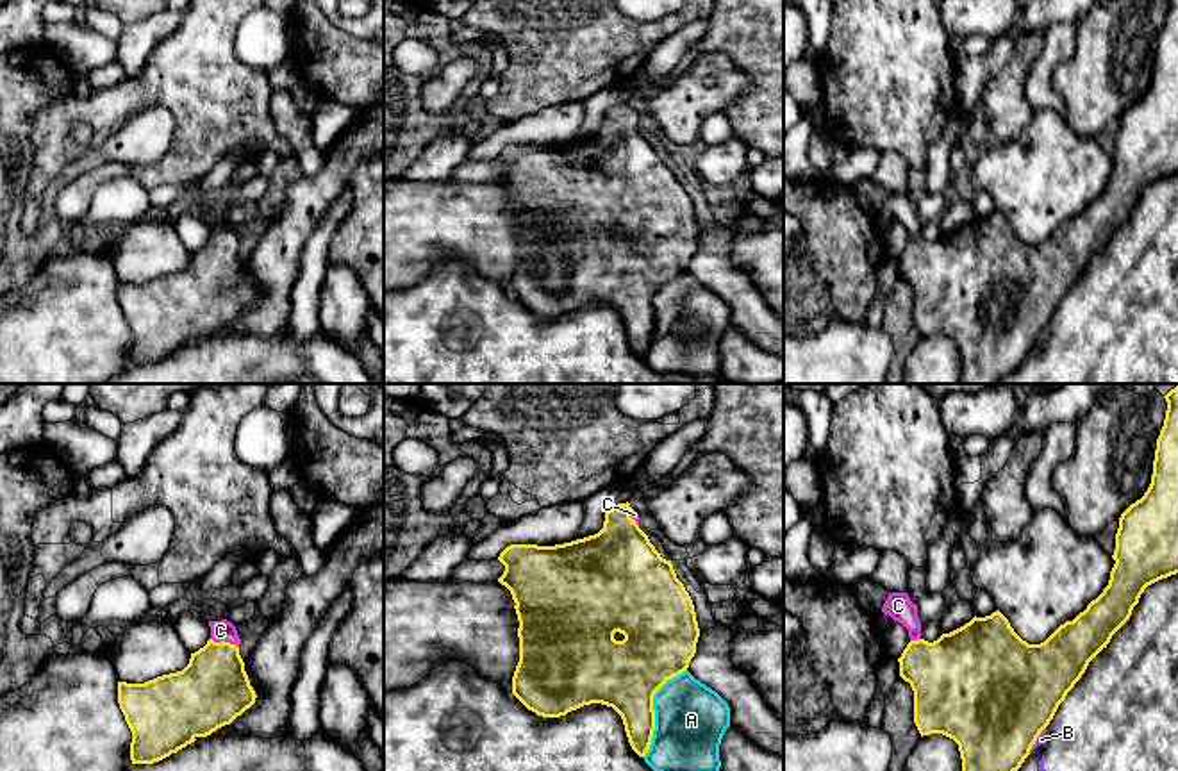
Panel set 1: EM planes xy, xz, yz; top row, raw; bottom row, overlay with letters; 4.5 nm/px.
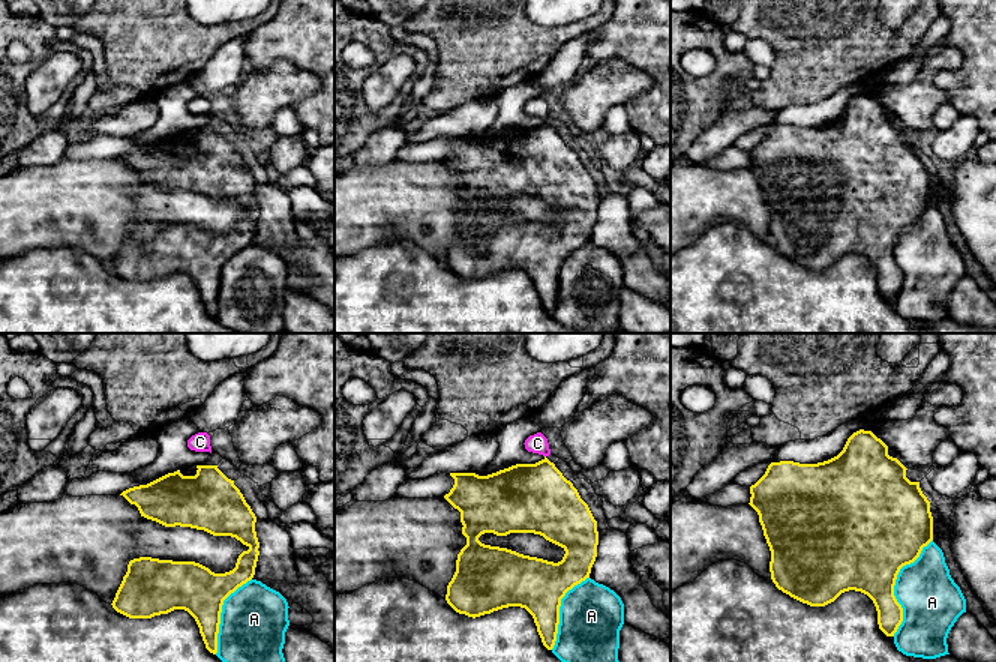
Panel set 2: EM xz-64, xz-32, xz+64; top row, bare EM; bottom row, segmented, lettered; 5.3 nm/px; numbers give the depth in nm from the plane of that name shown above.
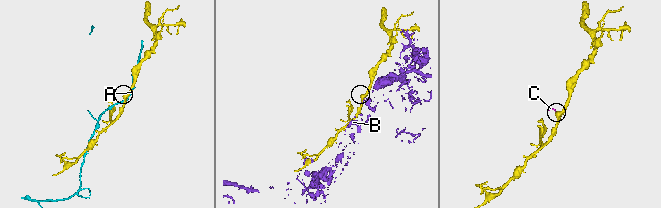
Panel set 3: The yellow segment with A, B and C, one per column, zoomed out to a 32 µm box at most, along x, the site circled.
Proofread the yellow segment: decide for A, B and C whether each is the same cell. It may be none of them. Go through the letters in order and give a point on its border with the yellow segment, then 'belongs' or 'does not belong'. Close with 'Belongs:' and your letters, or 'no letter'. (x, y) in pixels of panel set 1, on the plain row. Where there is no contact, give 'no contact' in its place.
A: contact xz (654, 311); does not belong
B: contact yz (1036, 339); does not belong
C: contact xy (223, 241); belongs
Belongs: C

